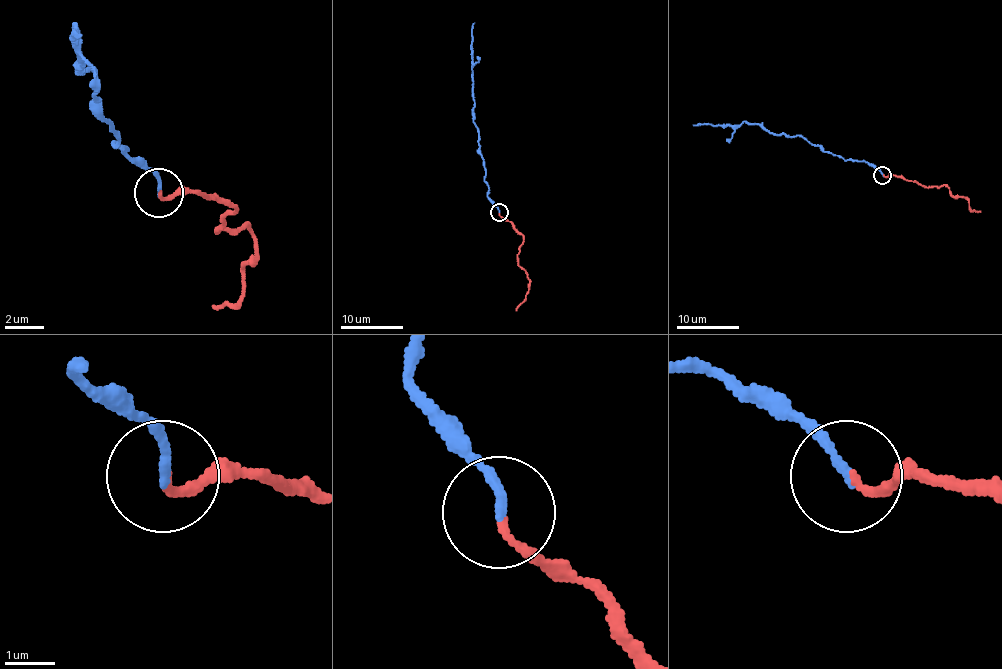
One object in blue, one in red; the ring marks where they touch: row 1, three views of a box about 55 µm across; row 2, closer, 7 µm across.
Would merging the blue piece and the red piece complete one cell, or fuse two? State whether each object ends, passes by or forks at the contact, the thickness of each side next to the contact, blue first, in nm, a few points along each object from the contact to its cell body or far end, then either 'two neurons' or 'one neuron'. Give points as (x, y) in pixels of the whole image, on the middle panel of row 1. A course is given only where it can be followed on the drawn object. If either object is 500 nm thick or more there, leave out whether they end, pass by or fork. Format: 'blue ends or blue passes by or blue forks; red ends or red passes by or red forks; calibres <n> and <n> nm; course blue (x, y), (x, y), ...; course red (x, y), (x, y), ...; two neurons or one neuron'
blue ends; red ends; calibres 180 and 160 nm; course blue (499, 213), (488, 196), (474, 122), (474, 23); course red (499, 213), (522, 236), (518, 265), (529, 279), (529, 293), (516, 310); one neuron

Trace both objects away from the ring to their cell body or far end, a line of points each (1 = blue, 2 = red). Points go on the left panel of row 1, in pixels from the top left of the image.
1: (160, 191), (125, 152), (115, 147), (96, 103), (91, 68), (81, 73), (76, 34), (81, 39)
2: (160, 191), (219, 196), (233, 211), (219, 231), (243, 226), (253, 235), (253, 260), (243, 295), (214, 309)

